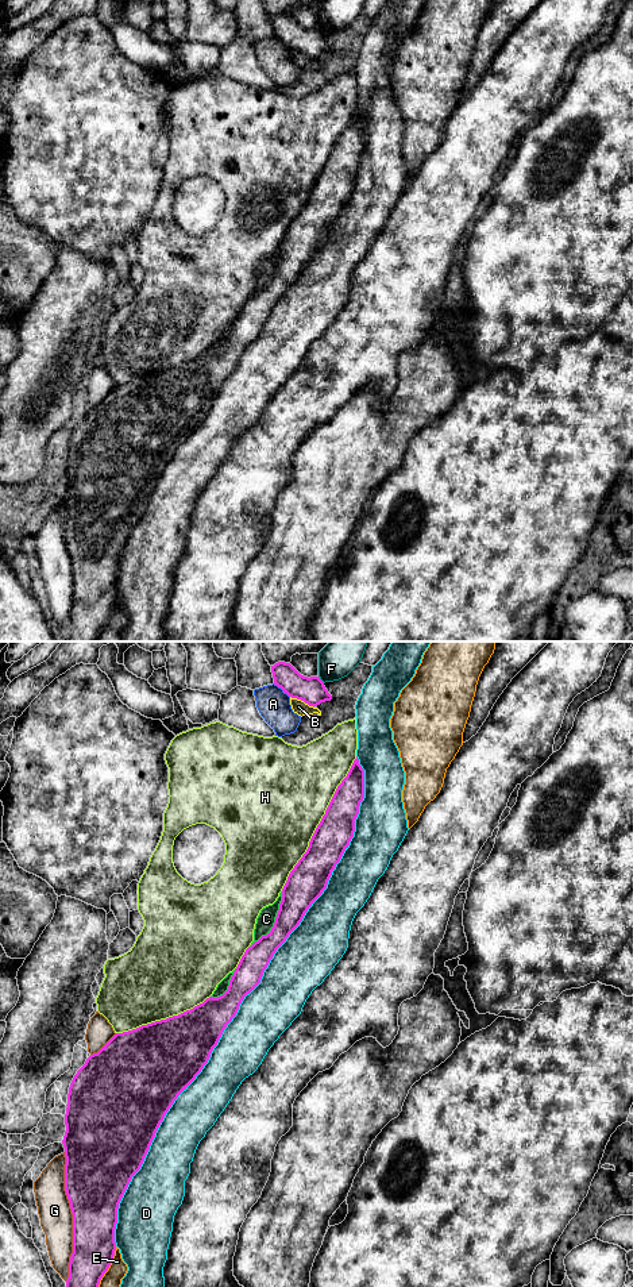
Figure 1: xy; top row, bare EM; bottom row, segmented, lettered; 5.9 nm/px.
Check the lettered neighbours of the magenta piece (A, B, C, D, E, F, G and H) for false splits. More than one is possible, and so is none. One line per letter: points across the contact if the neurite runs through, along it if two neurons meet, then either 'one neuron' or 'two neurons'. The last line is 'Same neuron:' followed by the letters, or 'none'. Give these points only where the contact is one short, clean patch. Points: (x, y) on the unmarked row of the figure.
A: two neurons
B: two neurons
C: two neurons
D: two neurons
E: two neurons
F: border xy (319, 27), (324, 34); two neurons
G: two neurons
H: two neurons
Same neuron: none

